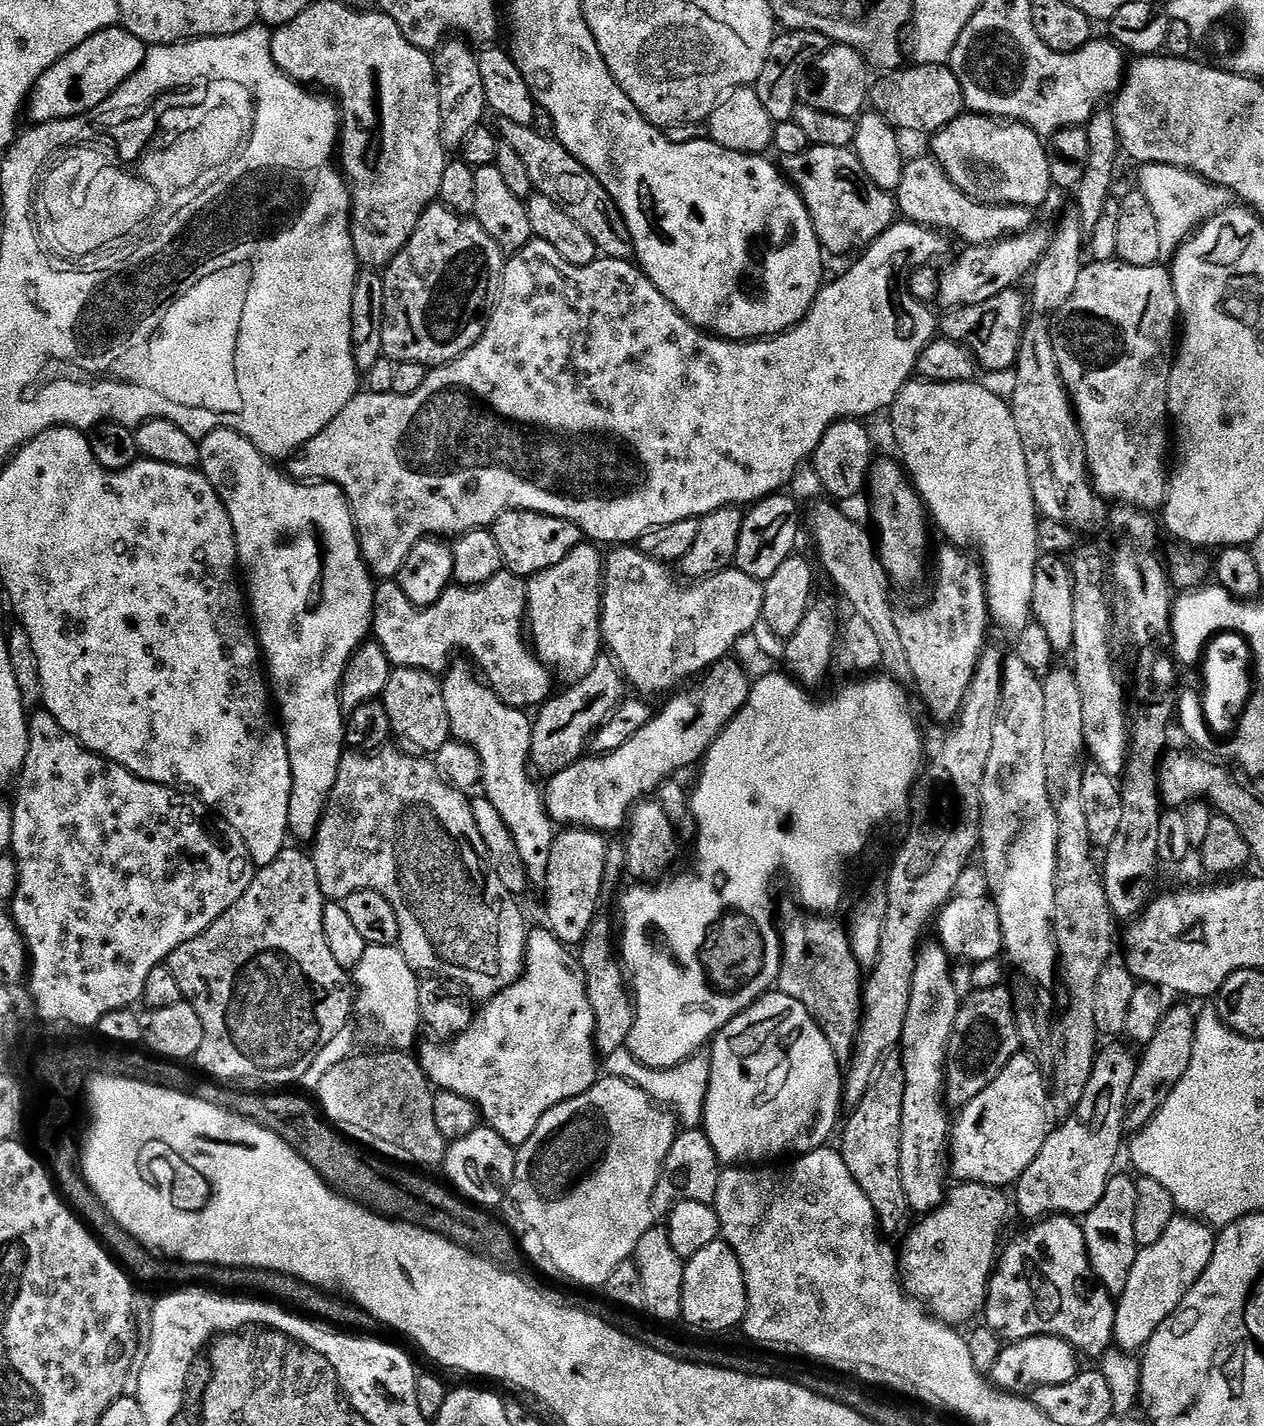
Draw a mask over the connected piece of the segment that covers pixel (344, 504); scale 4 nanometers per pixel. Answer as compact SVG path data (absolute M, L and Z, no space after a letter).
M219 428L217 432L211 432L210 435L203 437L199 441L199 445L200 468L210 482L210 486L214 486L214 490L222 498L222 502L230 514L230 522L234 526L238 564L242 569L243 579L246 581L246 600L250 605L250 616L254 621L254 632L258 637L263 663L266 665L266 676L270 681L270 692L274 697L274 704L278 709L278 716L283 724L282 731L286 738L288 753L290 754L292 793L290 794L288 831L295 839L297 836L300 840L312 842L315 841L316 831L320 825L324 807L328 805L328 796L334 790L334 782L338 778L340 759L344 757L346 751L344 738L346 716L340 707L340 683L344 677L344 672L348 668L350 658L360 649L361 644L369 639L372 631L372 611L376 601L374 577L368 570L368 563L364 560L360 543L356 537L356 520L352 516L352 505L348 503L346 494L337 484L293 480L287 471L280 469L279 472L276 469L279 467L269 460L268 457L263 456L254 446L254 442L250 442L242 433L236 432L233 428Z

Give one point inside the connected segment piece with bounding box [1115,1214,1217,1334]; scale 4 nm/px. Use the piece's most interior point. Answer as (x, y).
(1162, 1274)

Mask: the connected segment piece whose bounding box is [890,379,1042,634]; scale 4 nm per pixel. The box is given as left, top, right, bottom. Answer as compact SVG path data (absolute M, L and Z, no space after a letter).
M917 379L915 382L905 384L903 390L896 395L890 409L892 415L892 436L900 447L899 459L906 469L915 489L924 501L924 507L930 517L931 523L940 527L941 532L949 539L951 545L965 550L971 550L984 565L984 581L988 591L988 615L991 623L1008 632L1019 634L1030 624L1033 619L1032 599L1034 598L1034 570L1036 560L1042 555L1040 551L1040 526L1038 511L1035 506L1034 496L1030 490L1029 475L1026 468L1026 450L1022 450L1022 438L1018 438L1018 426L1014 426L1012 405L996 392L983 388L980 382L950 382L949 384L935 384L929 380Z

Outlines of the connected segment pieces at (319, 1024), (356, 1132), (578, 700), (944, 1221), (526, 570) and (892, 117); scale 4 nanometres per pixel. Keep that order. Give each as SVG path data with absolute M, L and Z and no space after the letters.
M293 846L285 847L283 852L270 862L270 866L259 869L253 875L250 886L238 902L226 914L219 916L215 922L207 928L198 938L178 946L176 952L172 952L166 961L166 967L182 982L196 980L186 988L186 1000L194 1006L196 1016L200 1022L198 1043L194 1048L194 1064L197 1064L204 1072L209 1072L209 1077L220 1082L232 1082L236 1080L257 1080L260 1084L272 1084L268 1086L292 1086L292 1083L303 1081L305 1074L314 1066L314 1058L326 1047L339 1032L349 1027L348 1019L354 1016L354 980L349 969L338 966L334 954L330 954L330 946L326 946L326 930L322 926L322 914L326 897L322 894L318 882L318 870L311 855L307 851L299 852Z
M404 1050L376 1051L380 1052L372 1052L369 1056L353 1054L326 1070L322 1082L318 1082L314 1089L319 1111L328 1123L339 1129L347 1139L365 1149L373 1148L380 1156L397 1160L400 1166L419 1166L424 1169L432 1168L435 1164L436 1167L443 1165L446 1141L435 1122L436 1096L433 1085L428 1083L428 1077L420 1069L419 1059Z
M601 658L596 661L590 674L586 674L586 678L565 687L561 696L553 695L541 707L545 708L532 720L531 767L537 773L540 771L544 778L551 778L581 759L595 732L608 721L608 717L625 699L624 688L626 689L626 681L620 669L611 659Z
M967 1182L961 1183L960 1188L951 1189L950 1195L945 1199L944 1203L938 1208L933 1208L931 1212L927 1213L923 1218L917 1219L920 1220L912 1228L912 1233L904 1240L904 1252L902 1248L902 1255L898 1260L898 1267L900 1269L900 1274L902 1277L902 1283L904 1286L905 1292L912 1297L913 1300L919 1300L926 1305L927 1311L936 1317L940 1321L944 1321L945 1324L951 1326L962 1326L967 1320L972 1320L976 1315L978 1317L983 1313L984 1306L987 1302L988 1294L988 1284L989 1280L994 1273L994 1265L998 1260L998 1246L996 1248L996 1243L1000 1240L1000 1231L1004 1228L1004 1219L1008 1216L1008 1208L1010 1212L1010 1200L1008 1200L1003 1195L1005 1194L999 1188L993 1188L990 1184L970 1184Z
M508 511L499 516L490 528L498 550L502 550L504 567L515 576L531 578L542 570L562 562L570 550L582 543L578 526L562 518L548 517L542 513Z
M913 63L911 67L889 71L880 84L880 97L875 107L893 128L935 134L965 115L964 91L948 64Z

